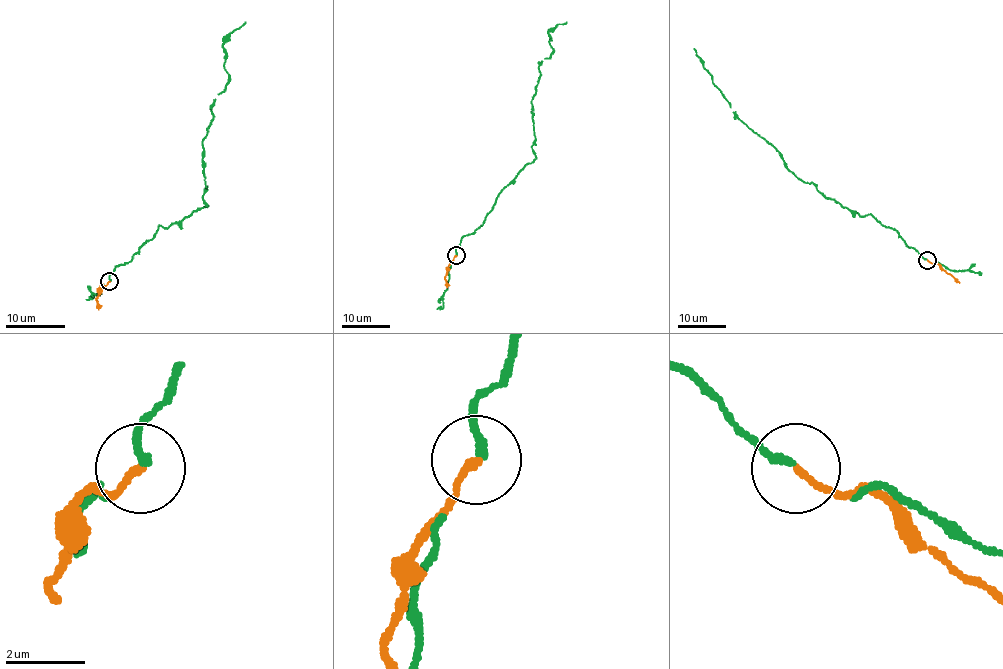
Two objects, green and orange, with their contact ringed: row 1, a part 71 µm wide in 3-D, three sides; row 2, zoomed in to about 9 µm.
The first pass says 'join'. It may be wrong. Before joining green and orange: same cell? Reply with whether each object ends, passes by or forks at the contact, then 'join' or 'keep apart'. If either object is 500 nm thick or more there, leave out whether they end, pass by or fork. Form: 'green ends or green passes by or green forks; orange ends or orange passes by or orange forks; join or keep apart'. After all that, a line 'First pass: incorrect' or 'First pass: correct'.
green ends; orange ends; keep apart
First pass: incorrect

